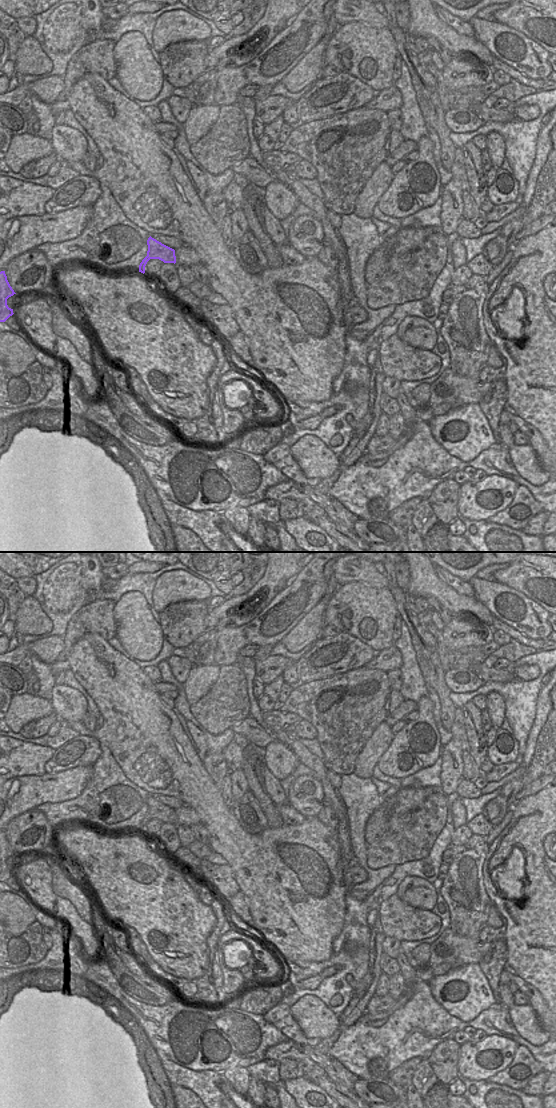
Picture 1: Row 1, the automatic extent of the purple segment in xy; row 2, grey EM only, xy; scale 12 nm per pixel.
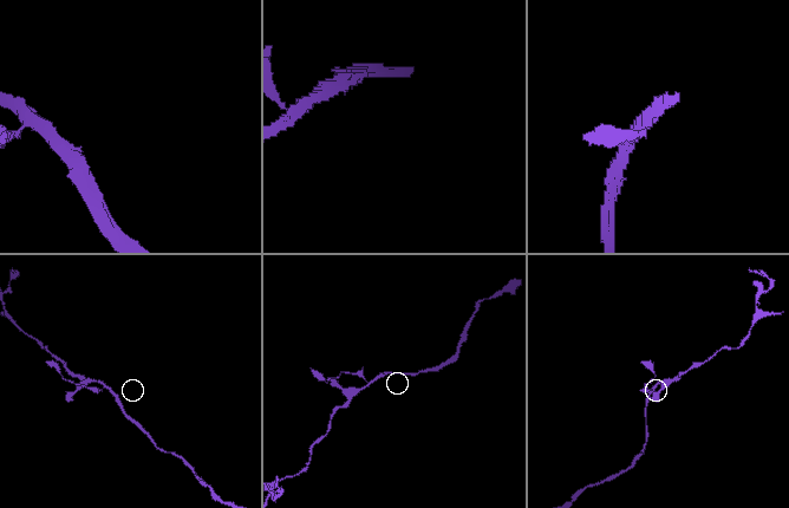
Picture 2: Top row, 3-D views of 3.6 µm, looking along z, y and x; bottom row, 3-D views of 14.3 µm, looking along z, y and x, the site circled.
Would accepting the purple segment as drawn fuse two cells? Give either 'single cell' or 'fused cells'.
single cell

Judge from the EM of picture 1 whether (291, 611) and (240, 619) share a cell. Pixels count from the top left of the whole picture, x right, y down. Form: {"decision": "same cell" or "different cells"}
{"decision": "different cells"}

